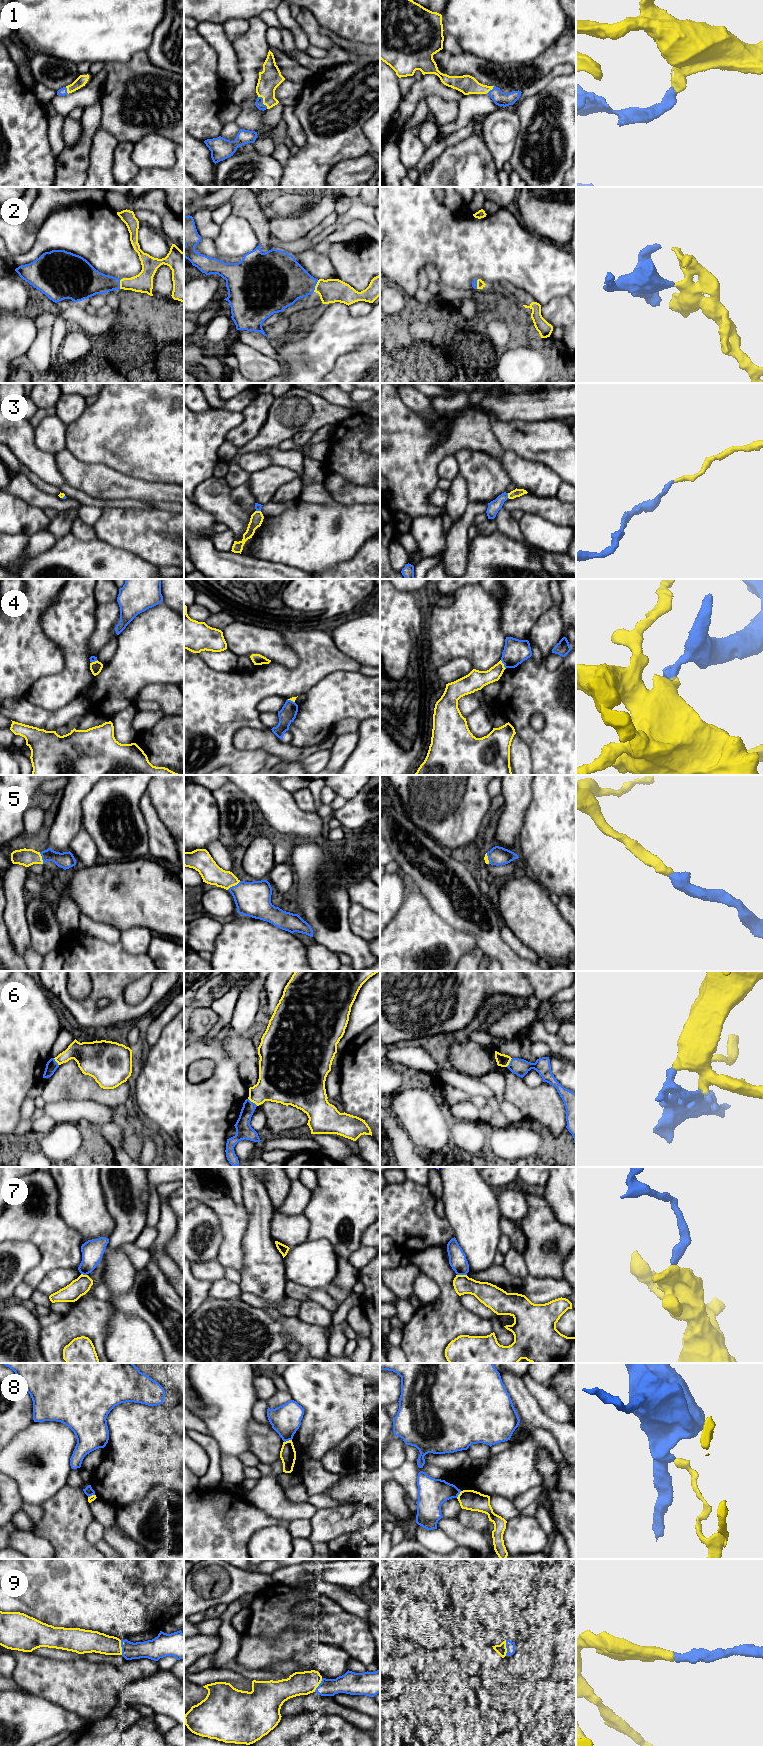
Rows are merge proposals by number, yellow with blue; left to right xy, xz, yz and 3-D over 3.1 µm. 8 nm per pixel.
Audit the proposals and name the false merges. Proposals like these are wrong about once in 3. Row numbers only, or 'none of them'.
4, 6, 7, 8

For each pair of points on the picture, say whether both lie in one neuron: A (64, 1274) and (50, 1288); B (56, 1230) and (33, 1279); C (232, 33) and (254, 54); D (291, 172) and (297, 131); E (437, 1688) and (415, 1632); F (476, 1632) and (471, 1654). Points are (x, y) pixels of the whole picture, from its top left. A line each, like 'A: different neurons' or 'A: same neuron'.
A: same neuron
B: same neuron
C: different neurons
D: different neurons
E: different neurons
F: same neuron

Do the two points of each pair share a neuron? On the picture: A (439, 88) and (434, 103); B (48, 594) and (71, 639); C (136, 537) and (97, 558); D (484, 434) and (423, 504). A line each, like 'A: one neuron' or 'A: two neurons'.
A: two neurons
B: two neurons
C: two neurons
D: one neuron

